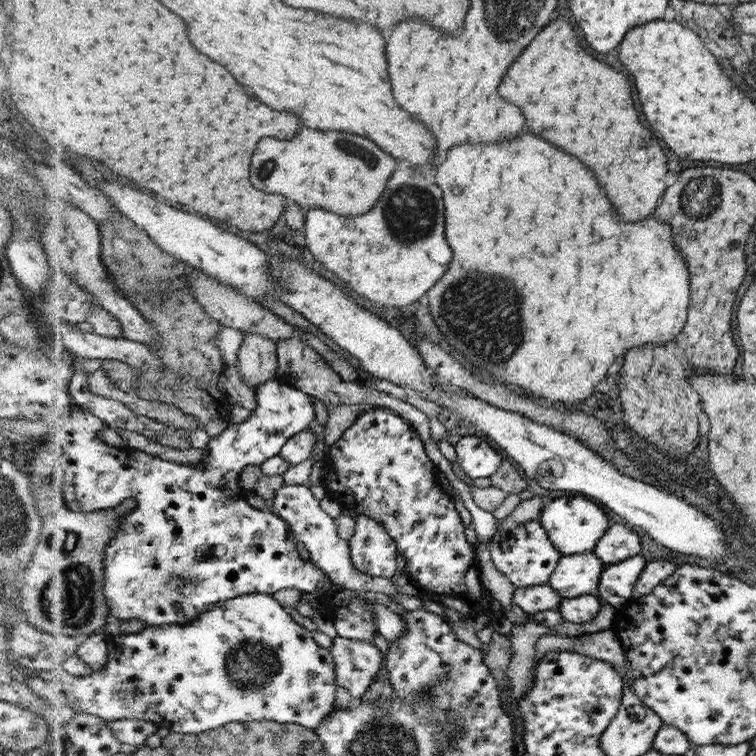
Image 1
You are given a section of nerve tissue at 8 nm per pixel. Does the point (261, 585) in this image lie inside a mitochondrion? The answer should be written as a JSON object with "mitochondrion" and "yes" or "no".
{"mitochondrion":"no"}

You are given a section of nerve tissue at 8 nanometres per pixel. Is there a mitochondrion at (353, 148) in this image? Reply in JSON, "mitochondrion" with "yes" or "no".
{"mitochondrion":"yes"}

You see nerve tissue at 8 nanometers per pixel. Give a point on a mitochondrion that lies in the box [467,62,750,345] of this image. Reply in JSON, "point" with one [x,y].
{"point":[695,204]}

